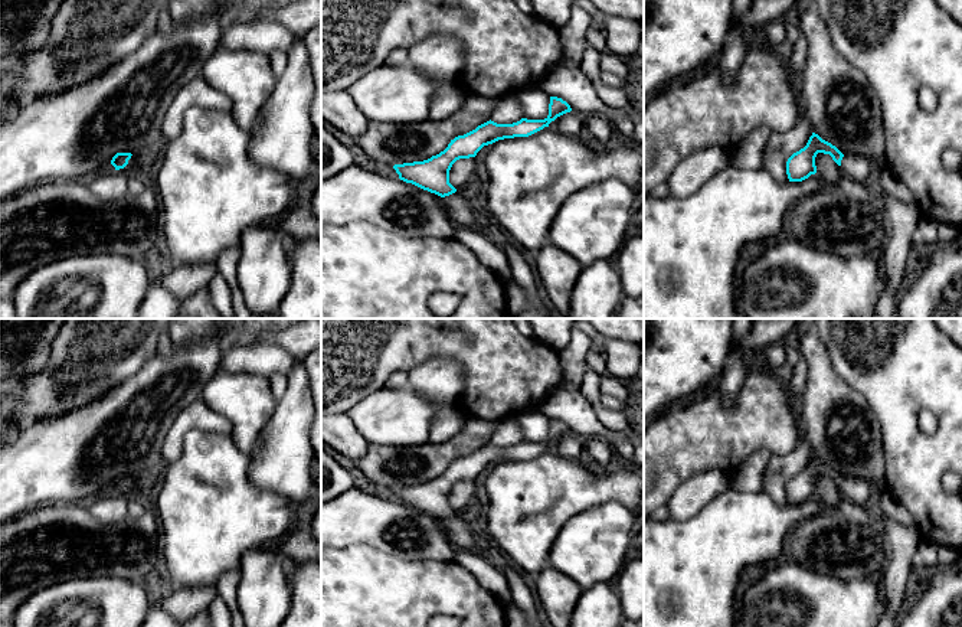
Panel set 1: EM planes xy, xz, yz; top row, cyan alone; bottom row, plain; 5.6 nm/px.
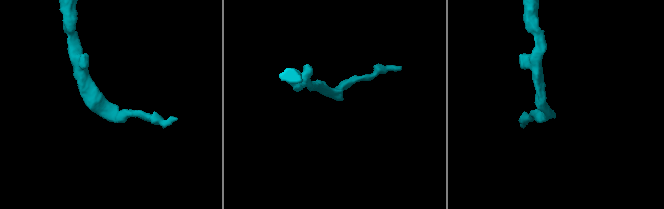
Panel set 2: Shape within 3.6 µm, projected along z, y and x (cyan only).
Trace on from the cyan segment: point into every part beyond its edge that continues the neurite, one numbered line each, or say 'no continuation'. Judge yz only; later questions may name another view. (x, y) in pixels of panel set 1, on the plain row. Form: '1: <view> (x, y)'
1: yz (856, 490)

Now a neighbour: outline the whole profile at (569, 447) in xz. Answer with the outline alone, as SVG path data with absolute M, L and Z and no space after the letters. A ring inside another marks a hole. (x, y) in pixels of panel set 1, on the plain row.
M570 434L556 441L556 453L567 458L579 460L583 453L583 445L577 441L576 435Z

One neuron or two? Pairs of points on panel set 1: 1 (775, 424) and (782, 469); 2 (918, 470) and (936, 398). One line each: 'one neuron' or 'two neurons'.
1: two neurons
2: one neuron

